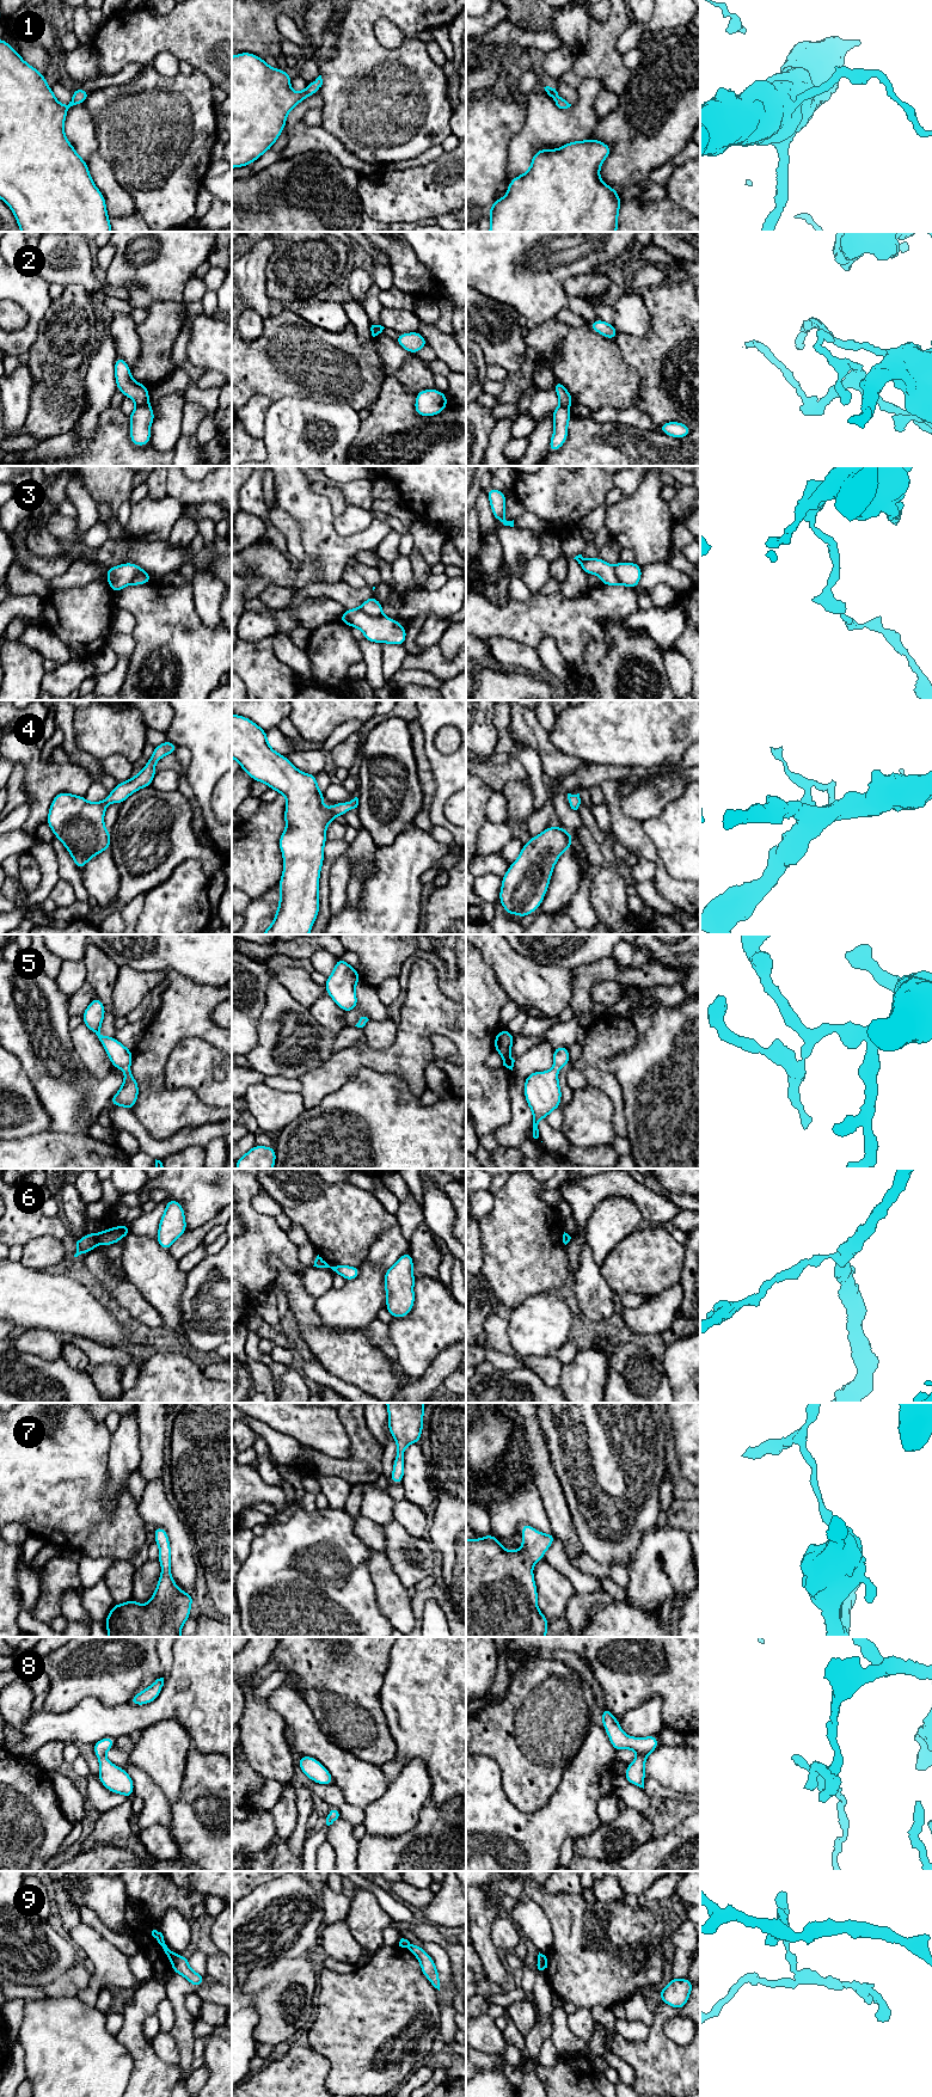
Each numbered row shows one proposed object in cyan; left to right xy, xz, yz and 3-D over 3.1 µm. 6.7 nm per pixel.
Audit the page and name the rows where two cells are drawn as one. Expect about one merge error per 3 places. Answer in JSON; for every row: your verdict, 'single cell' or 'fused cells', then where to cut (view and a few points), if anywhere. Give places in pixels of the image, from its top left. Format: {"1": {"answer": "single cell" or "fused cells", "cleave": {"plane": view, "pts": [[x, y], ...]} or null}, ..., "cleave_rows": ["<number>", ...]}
{"1": {"answer": "single cell", "cleave": null}, "2": {"answer": "fused cells", "cleave": {"plane": "xy", "pts": [[148, 404], [136, 406]]}}, "3": {"answer": "fused cells", "cleave": {"plane": "xy", "pts": [[149, 580], [145, 574], [139, 574], [130, 583]]}}, "4": {"answer": "single cell", "cleave": null}, "5": {"answer": "single cell", "cleave": null}, "6": {"answer": "fused cells", "cleave": {"plane": "xy", "pts": [[97, 1234], [98, 1243]]}}, "7": {"answer": "single cell", "cleave": null}, "8": {"answer": "single cell", "cleave": null}, "9": {"answer": "fused cells", "cleave": {"plane": "xy", "pts": [[176, 1954], [171, 1961]]}}, "cleave_rows": ["2", "3", "6", "9"]}

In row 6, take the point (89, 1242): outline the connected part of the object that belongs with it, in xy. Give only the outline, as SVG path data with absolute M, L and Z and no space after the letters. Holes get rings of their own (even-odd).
M87 1233L81 1239L76 1241L76 1253L74 1257L78 1257L81 1253L88 1253L98 1245L98 1234Z

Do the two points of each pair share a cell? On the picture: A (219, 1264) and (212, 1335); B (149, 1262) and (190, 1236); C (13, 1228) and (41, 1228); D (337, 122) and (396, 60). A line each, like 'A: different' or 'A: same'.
A: same
B: different
C: same
D: same

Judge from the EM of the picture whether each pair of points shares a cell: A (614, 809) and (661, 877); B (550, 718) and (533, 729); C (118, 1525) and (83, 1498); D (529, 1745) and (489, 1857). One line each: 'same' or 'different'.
A: same
B: different
C: same
D: different

